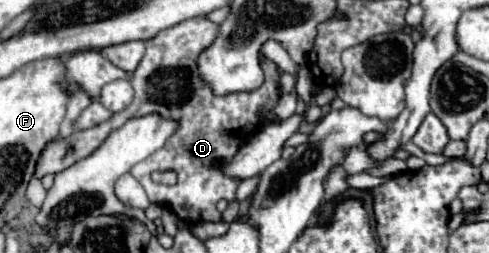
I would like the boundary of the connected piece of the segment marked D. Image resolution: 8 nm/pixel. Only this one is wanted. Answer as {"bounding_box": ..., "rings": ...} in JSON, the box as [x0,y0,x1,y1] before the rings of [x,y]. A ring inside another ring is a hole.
{"bounding_box":[36,19,280,223],"rings":[[[188,19],[186,23],[178,23],[178,27],[170,27],[166,31],[160,31],[154,39],[146,41],[146,53],[142,57],[142,61],[138,63],[134,75],[132,75],[132,87],[134,87],[134,101],[130,103],[130,107],[126,107],[126,111],[112,115],[110,121],[100,123],[98,127],[86,129],[86,131],[74,131],[70,137],[64,137],[60,141],[54,141],[52,145],[48,145],[36,165],[36,177],[42,179],[44,175],[56,175],[60,171],[64,171],[66,167],[70,167],[72,163],[76,163],[78,159],[84,159],[86,155],[90,155],[98,143],[102,143],[102,139],[106,139],[106,135],[114,129],[118,129],[126,119],[130,117],[138,117],[138,115],[146,115],[150,111],[158,111],[160,115],[166,115],[170,119],[178,119],[182,123],[182,127],[166,141],[166,147],[162,147],[160,151],[156,151],[154,155],[150,155],[150,159],[144,159],[142,163],[138,163],[132,169],[132,175],[142,183],[142,187],[148,193],[150,203],[158,203],[164,205],[168,209],[172,209],[176,213],[178,219],[186,221],[186,223],[194,223],[194,221],[220,221],[220,211],[216,209],[216,203],[226,199],[226,201],[234,201],[234,193],[240,181],[234,179],[226,179],[226,175],[222,175],[222,171],[218,169],[222,161],[232,159],[236,155],[236,151],[240,149],[242,141],[266,119],[270,117],[270,109],[276,105],[280,91],[278,91],[278,81],[280,81],[280,71],[278,67],[266,59],[266,83],[258,89],[258,91],[250,91],[250,93],[238,93],[238,95],[224,95],[224,97],[216,97],[212,95],[212,91],[206,87],[206,83],[202,83],[202,79],[198,79],[198,71],[196,71],[196,57],[198,51],[204,51],[212,41],[214,35],[218,31],[216,23],[210,23],[208,19]],[[164,169],[172,169],[178,173],[178,183],[168,187],[168,185],[158,185],[152,183],[150,173],[154,171],[164,171]]]}

